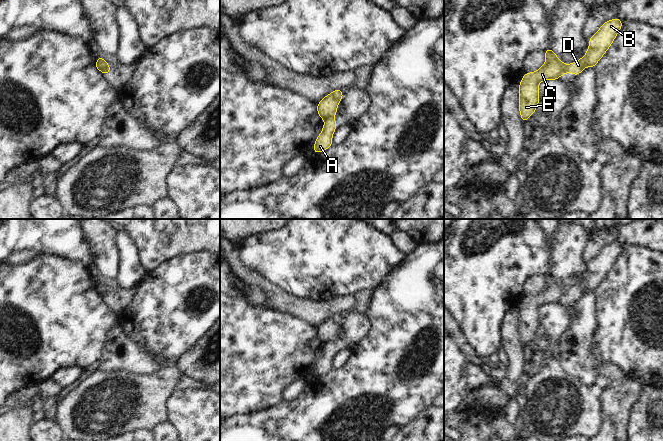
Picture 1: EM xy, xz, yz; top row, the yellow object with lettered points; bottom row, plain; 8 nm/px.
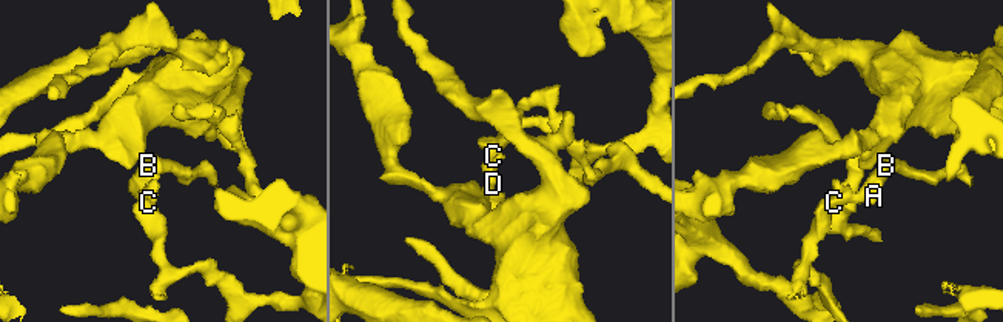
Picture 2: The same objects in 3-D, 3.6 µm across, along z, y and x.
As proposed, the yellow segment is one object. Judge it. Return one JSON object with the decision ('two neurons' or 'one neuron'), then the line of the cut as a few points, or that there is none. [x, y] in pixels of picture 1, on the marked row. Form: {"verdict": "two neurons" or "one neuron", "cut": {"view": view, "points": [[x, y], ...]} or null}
{"verdict": "two neurons", "cut": {"view": "xz", "points": [[334, 115], [324, 120]]}}

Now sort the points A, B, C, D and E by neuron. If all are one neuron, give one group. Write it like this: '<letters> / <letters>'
A B D / C E

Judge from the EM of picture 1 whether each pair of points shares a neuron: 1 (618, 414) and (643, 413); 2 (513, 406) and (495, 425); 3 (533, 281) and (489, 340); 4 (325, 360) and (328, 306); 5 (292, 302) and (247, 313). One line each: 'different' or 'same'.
1: different
2: different
3: different
4: different
5: different

